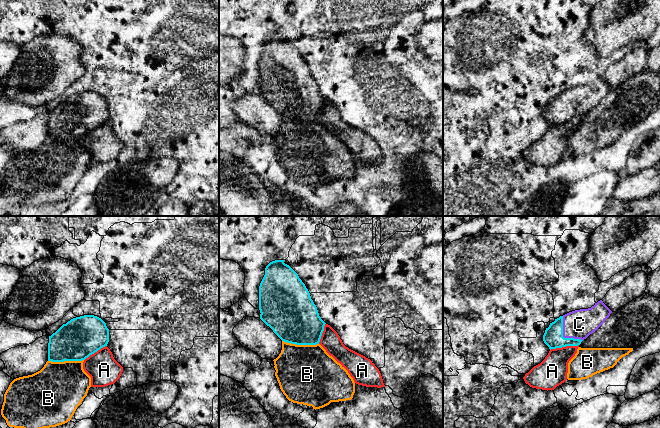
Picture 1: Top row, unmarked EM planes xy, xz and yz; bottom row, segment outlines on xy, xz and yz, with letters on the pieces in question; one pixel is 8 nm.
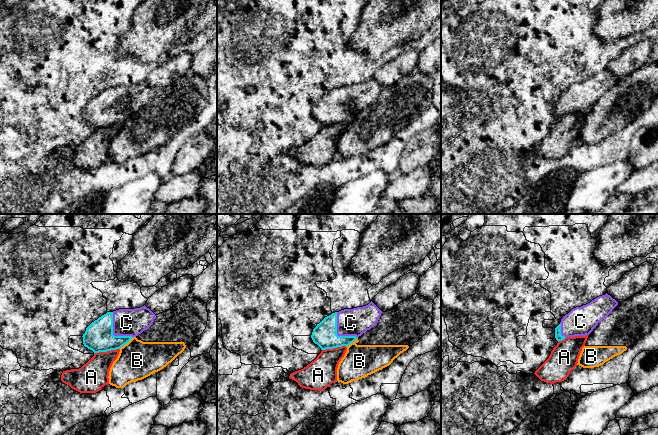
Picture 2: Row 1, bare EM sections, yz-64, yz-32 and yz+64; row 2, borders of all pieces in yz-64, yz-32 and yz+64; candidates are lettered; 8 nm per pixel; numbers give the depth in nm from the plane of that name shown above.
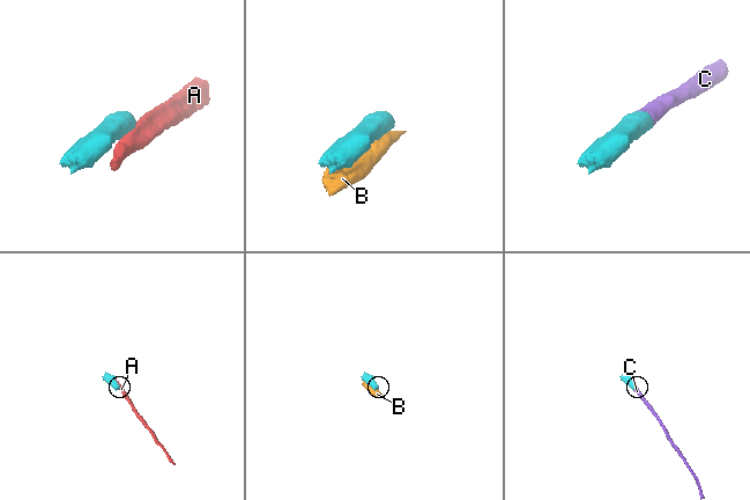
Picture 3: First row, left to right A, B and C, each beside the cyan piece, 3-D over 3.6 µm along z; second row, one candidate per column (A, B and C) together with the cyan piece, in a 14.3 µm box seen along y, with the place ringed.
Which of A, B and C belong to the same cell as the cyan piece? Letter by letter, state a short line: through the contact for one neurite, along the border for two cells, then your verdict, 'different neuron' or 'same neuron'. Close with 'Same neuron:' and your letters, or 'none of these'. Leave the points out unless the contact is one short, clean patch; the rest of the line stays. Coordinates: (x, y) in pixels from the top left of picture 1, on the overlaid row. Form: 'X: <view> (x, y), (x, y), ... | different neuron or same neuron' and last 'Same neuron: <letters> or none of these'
A: yz (578, 344), (556, 347), (550, 350) | different neuron
B: different neuron
C: yz (553, 337), (562, 336), (579, 324) | same neuron
Same neuron: C

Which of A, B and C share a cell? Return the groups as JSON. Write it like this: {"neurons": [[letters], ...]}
{"neurons": [["A"], ["B"], ["C"]]}

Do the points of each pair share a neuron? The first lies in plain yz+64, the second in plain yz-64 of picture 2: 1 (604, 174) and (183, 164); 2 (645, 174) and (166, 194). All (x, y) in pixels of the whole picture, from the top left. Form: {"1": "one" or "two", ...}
{"1": "two", "2": "one"}

